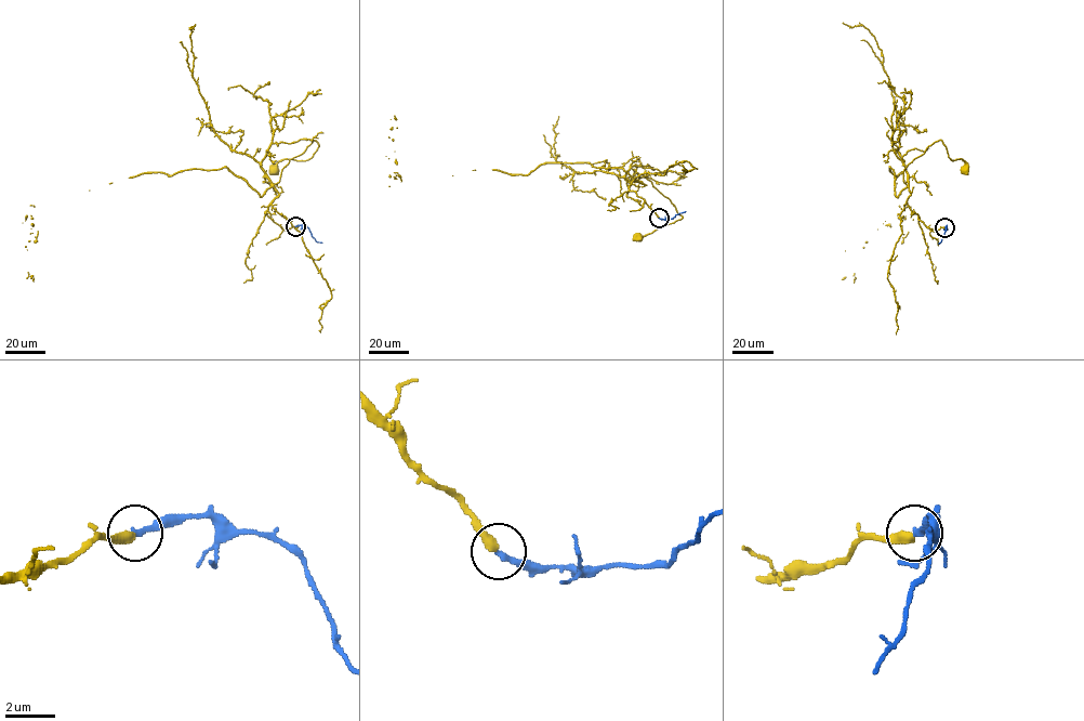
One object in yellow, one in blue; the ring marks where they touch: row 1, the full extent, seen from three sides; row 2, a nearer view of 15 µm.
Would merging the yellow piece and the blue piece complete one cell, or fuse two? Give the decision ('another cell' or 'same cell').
same cell

